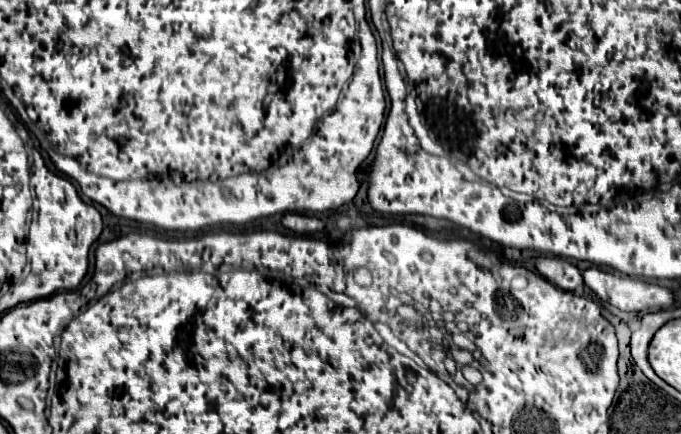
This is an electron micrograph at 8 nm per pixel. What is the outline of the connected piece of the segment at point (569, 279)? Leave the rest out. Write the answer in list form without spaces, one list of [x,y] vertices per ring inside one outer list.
[[[535,256],[533,264],[537,272],[549,280],[551,284],[563,288],[563,290],[577,290],[583,286],[583,276],[581,272],[567,260],[563,258],[549,258],[549,256]]]

